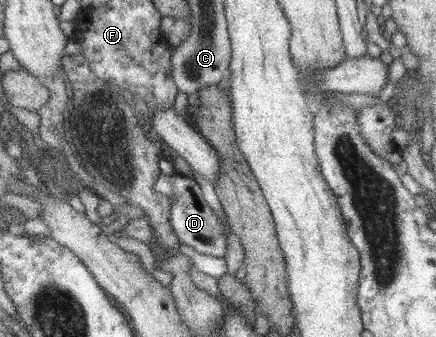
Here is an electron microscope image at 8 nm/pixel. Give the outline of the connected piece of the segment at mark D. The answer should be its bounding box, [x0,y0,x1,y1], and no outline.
[152,172,227,257]

